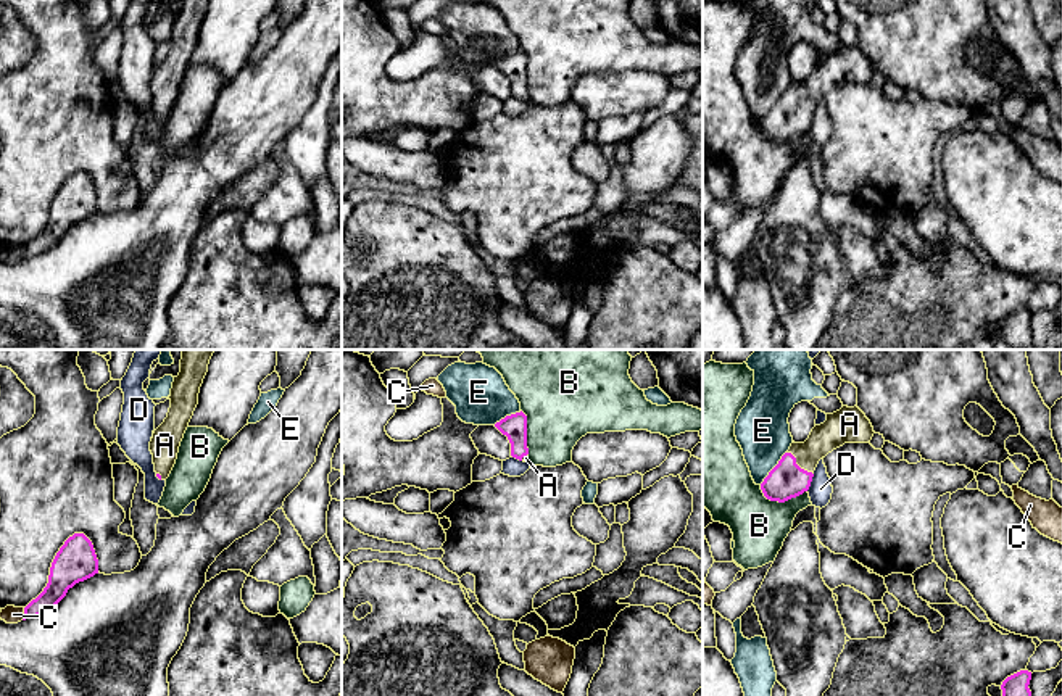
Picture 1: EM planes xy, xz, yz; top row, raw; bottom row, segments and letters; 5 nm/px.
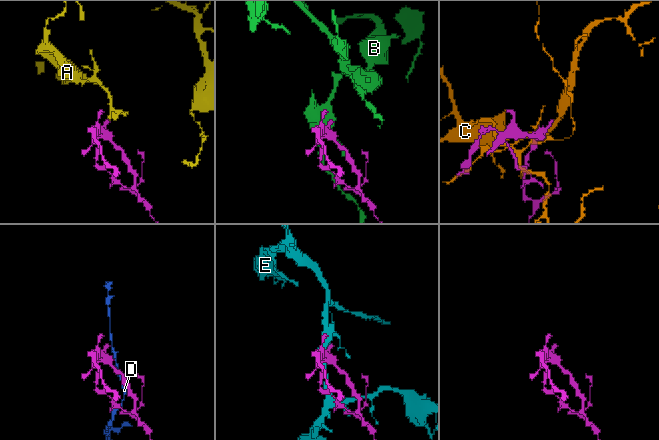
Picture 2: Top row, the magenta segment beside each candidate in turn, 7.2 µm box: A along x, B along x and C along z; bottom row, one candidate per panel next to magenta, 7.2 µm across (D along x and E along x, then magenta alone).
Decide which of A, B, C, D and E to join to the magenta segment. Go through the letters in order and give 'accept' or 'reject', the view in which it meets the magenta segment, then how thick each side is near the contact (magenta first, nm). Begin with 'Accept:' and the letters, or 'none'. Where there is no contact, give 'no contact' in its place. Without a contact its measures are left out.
Accept: A
A: accept; meets magenta in yz; 180 nm thick on the magenta side, 150 nm on the other
B: reject; meets magenta in yz; 180 nm thick on the magenta side, 280 nm on the other
C: reject; meets magenta in xy; 120 nm thick on the magenta side, 90 nm on the other
D: reject; meets magenta in yz; 180 nm thick on the magenta side, 120 nm on the other
E: reject; meets magenta in yz; 180 nm thick on the magenta side, 260 nm on the other

